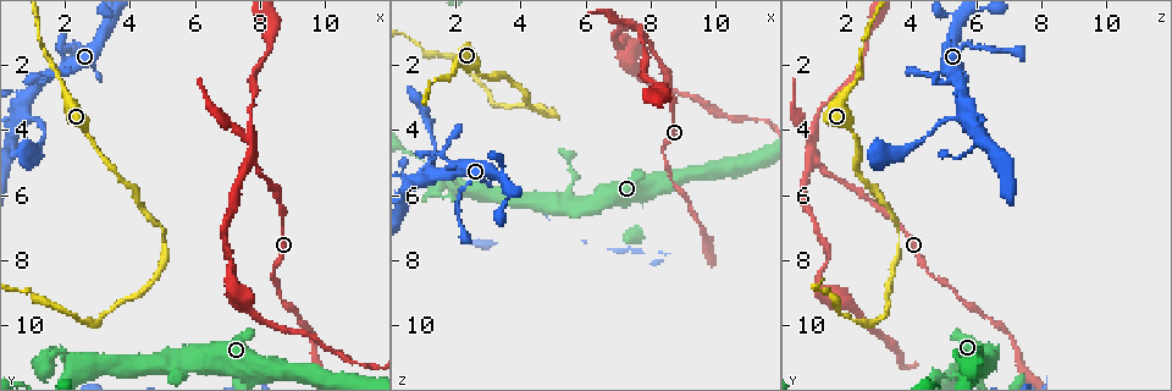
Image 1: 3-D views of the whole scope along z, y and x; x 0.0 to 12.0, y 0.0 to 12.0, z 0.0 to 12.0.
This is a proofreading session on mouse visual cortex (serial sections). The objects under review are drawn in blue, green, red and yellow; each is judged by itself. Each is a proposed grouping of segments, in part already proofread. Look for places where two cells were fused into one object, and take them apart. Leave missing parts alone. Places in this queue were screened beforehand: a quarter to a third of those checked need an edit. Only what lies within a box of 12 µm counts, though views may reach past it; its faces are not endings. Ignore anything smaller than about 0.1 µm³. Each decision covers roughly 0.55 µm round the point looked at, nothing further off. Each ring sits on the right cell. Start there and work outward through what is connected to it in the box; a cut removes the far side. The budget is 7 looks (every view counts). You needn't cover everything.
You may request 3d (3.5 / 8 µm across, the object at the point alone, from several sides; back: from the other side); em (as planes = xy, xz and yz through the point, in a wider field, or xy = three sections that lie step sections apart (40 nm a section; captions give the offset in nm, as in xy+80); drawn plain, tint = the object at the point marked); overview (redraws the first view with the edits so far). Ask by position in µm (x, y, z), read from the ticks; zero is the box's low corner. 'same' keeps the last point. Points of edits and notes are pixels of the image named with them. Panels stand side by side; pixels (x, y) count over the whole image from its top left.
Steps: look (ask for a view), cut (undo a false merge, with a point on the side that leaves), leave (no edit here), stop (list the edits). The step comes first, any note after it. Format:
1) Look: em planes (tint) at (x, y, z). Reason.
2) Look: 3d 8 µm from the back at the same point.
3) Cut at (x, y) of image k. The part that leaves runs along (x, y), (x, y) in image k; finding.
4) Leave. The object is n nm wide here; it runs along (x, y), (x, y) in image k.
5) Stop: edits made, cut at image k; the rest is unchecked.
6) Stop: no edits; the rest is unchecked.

Look: 3d 3.5 µm at (1.8, 2.4, 2.3). Calibre changes.

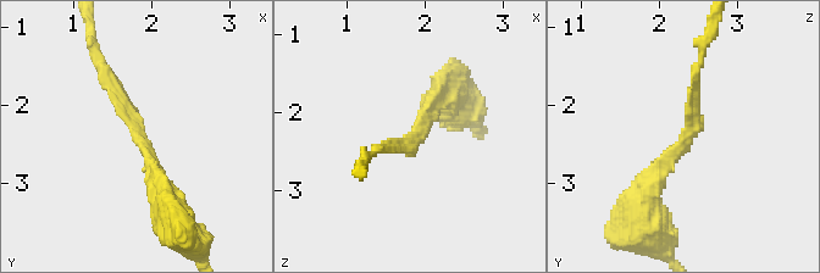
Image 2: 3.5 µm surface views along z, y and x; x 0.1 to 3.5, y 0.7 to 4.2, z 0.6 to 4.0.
Look: em xy step 1 (tint) at (1.90, 2.40, 2.35). The arms are 100, 300 nm wide; shape alone is not enough.

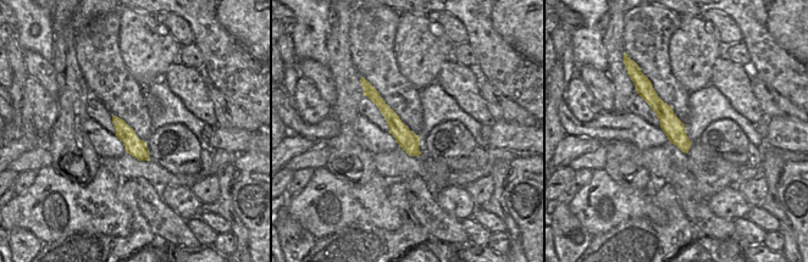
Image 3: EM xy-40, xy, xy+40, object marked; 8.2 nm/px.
Leave. The object is 160 nm wide here; it runs along (365, 84), (416, 152) in image 3; continuous, no second cell.

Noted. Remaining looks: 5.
Look: 3d 3.5 µm at (2.8, 4.3, 2.4). Sudden change in width.

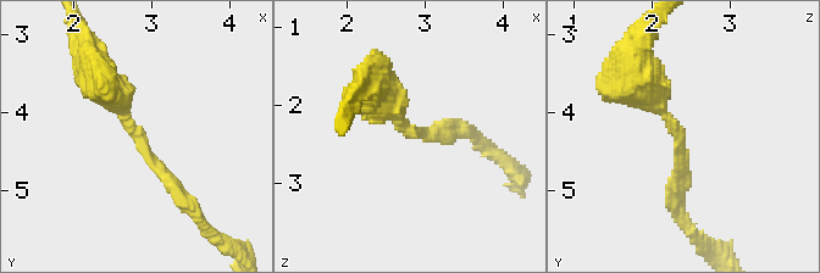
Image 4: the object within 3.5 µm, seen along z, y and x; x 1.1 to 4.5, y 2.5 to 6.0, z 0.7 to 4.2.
Look: em planes (tint) at (2.80, 4.30, 2.35). The arms are 150, 450 nm wide.

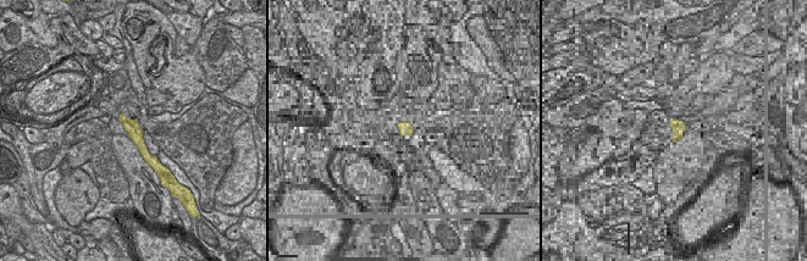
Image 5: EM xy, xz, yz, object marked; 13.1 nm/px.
Leave. It runs along (122, 118), (133, 129), (150, 161) in image 5; continuous, no second cell.

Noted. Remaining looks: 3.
Look: 3d 8 µm at (7.7, 5.0, 1.0). Sharp bend.

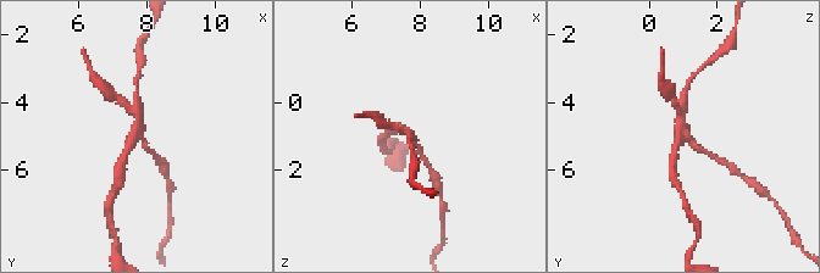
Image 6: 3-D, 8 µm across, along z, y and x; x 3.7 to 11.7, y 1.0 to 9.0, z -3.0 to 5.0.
Look: 3d 3.5 µm at (7.9, 5.0, 1.0). Zoom in.

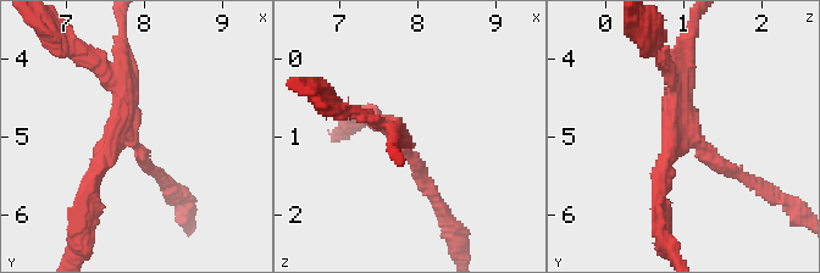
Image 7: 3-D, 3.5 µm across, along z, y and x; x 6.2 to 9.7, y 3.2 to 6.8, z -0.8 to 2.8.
Look: em xy step 2 (tint) at (7.80, 4.95, 1.05). 3 arms meet here; the arms are 150, 200, 200 nm wide.

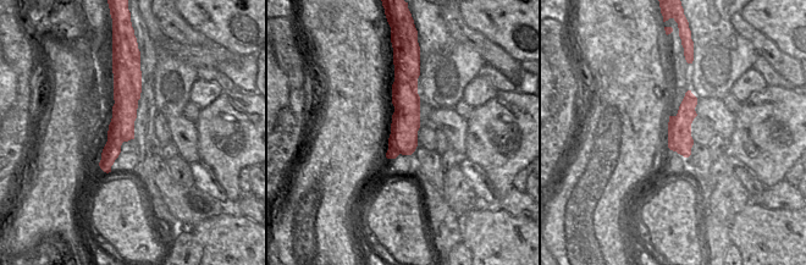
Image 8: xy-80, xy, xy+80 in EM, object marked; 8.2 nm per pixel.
Cut at (100, 160) of image 7. The part that leaves runs along (121, 133), (87, 182), (79, 238) in image 7; a second cell is stuck on.

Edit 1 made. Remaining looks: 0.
Stop: edits made, cut at image 7; the rest is unchecked.

